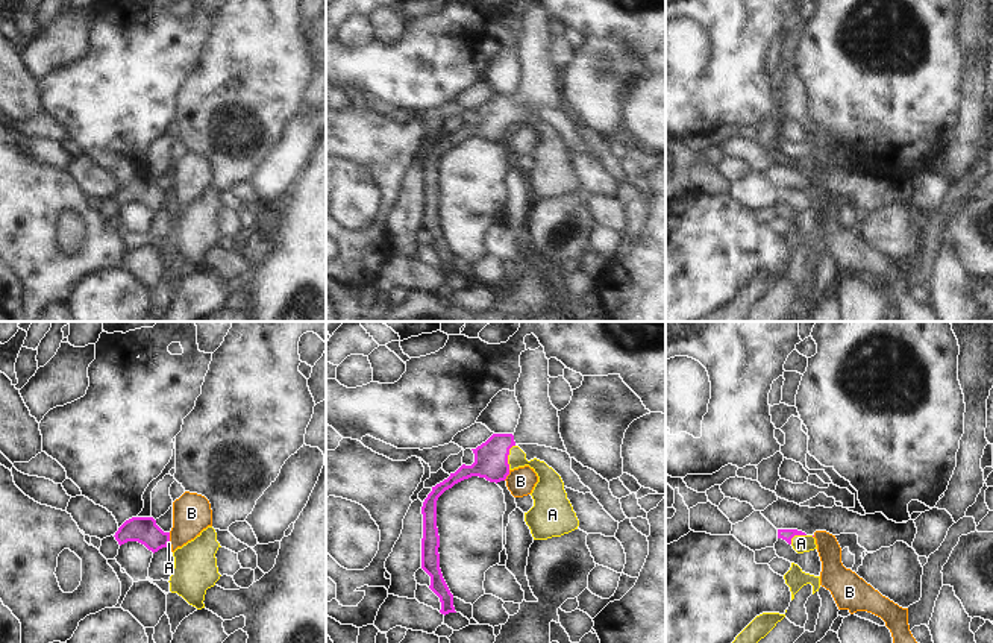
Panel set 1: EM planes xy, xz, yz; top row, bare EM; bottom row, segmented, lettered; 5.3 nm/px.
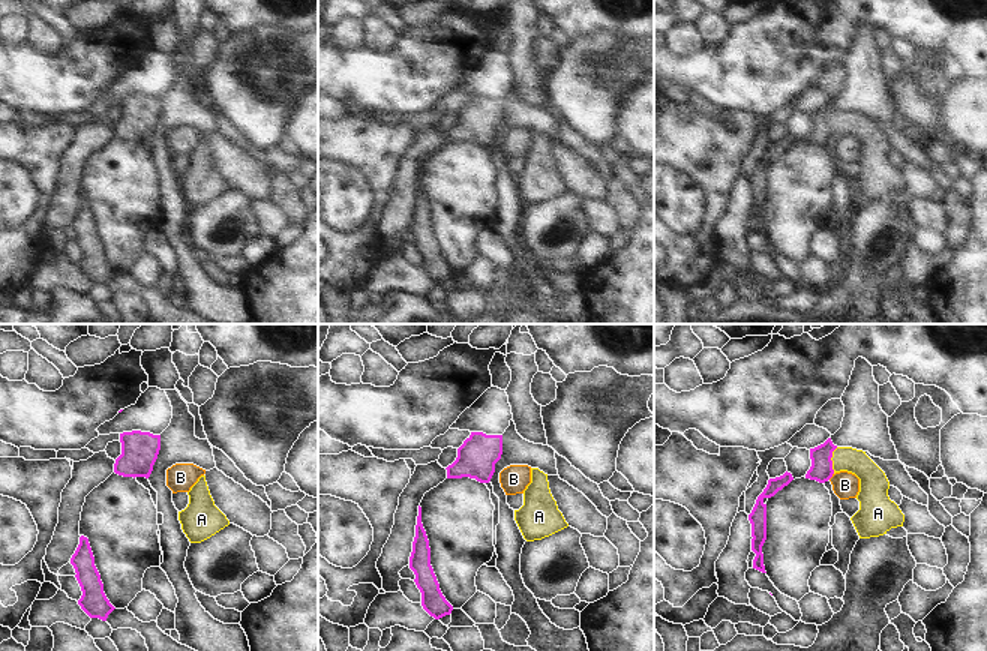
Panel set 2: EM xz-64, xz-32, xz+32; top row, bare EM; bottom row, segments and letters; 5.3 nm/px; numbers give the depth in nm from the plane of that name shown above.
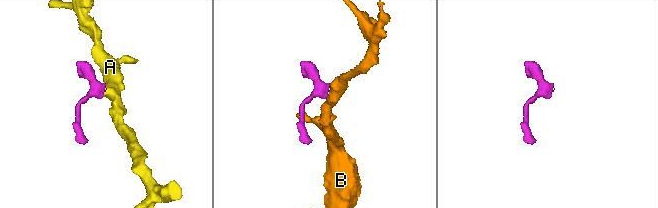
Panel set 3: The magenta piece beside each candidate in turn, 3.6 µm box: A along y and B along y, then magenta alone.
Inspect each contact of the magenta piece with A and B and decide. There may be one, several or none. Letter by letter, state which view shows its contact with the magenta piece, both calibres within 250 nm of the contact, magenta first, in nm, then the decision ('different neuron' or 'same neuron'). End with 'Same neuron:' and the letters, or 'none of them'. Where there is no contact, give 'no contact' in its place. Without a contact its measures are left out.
A: contact in xz; calibres 180 and 110 nm; same neuron
B: contact in xy; calibres 140 and 200 nm; different neuron
Same neuron: A

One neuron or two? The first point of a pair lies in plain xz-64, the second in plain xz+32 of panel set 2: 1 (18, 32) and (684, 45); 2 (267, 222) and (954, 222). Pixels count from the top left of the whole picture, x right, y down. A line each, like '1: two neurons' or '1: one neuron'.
1: one neuron
2: two neurons

